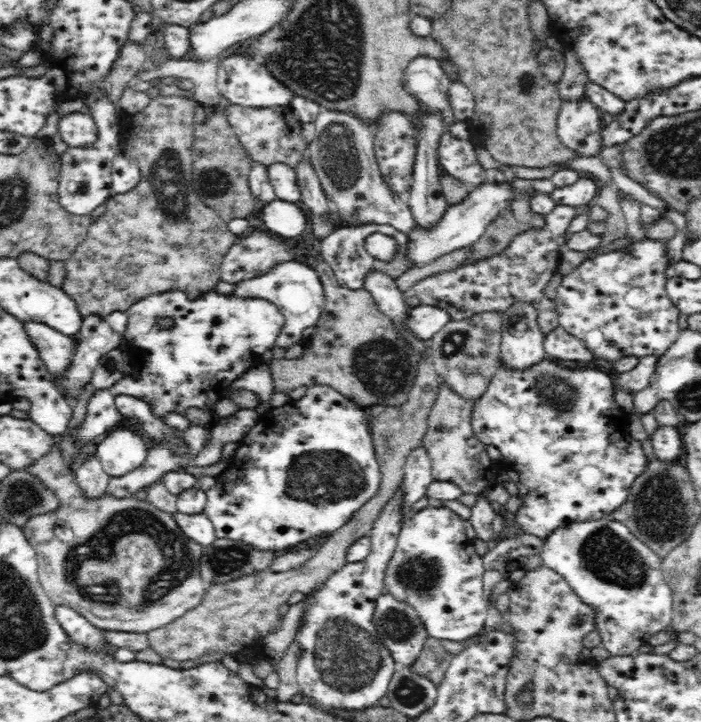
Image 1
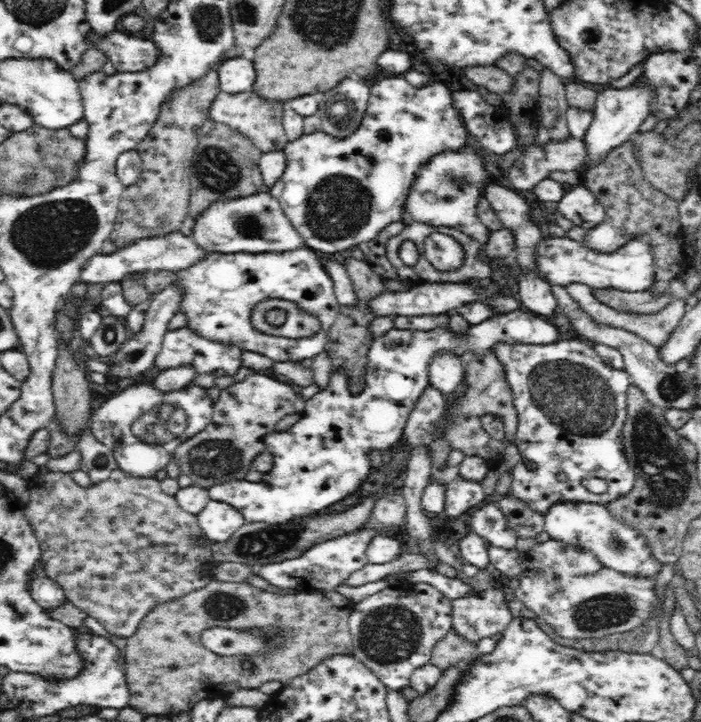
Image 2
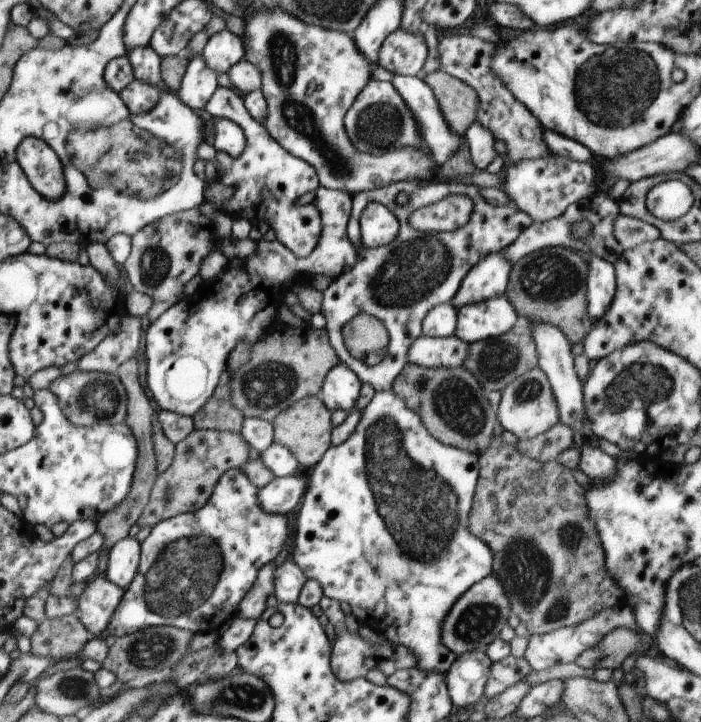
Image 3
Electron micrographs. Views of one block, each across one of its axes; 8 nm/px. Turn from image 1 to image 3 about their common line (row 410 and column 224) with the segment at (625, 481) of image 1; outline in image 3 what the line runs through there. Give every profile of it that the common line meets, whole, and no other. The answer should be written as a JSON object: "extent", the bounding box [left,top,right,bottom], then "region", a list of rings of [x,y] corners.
{"extent":[96,469,288,640],"region":[[[228,469],[221,474],[202,508],[179,514],[153,526],[148,537],[141,542],[136,576],[125,589],[120,604],[110,617],[109,625],[96,638],[105,640],[111,634],[117,639],[139,630],[164,625],[186,629],[194,634],[218,634],[226,622],[231,622],[239,614],[234,610],[252,588],[258,569],[272,562],[286,544],[288,518],[263,511],[258,491],[259,488],[250,482],[242,469]]]}

